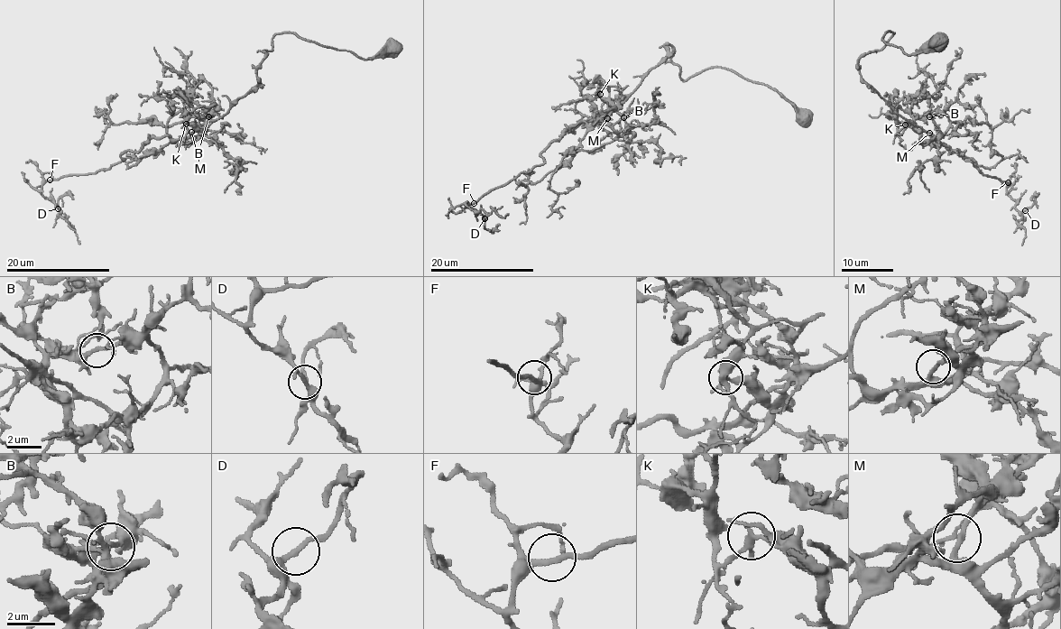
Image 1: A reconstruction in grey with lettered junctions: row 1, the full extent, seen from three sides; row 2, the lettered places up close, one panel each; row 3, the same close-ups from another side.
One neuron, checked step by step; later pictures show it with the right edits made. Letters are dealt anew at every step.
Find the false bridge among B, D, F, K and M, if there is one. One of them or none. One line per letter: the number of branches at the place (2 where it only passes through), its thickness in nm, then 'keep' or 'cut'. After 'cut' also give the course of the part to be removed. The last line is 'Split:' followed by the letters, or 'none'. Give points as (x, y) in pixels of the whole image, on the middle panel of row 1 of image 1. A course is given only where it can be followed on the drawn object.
B: branches 2; calibre 220 nm; keep
D: branches 2; calibre 200 nm; keep
F: branches 2; calibre 220 nm; keep
K: branches 2; calibre 200 nm; cut; course (599, 94), (599, 87), (622, 89), (608, 102), (599, 97), (584, 97), (568, 101), (555, 111)
M: branches 2; calibre 220 nm; keep
Split: K

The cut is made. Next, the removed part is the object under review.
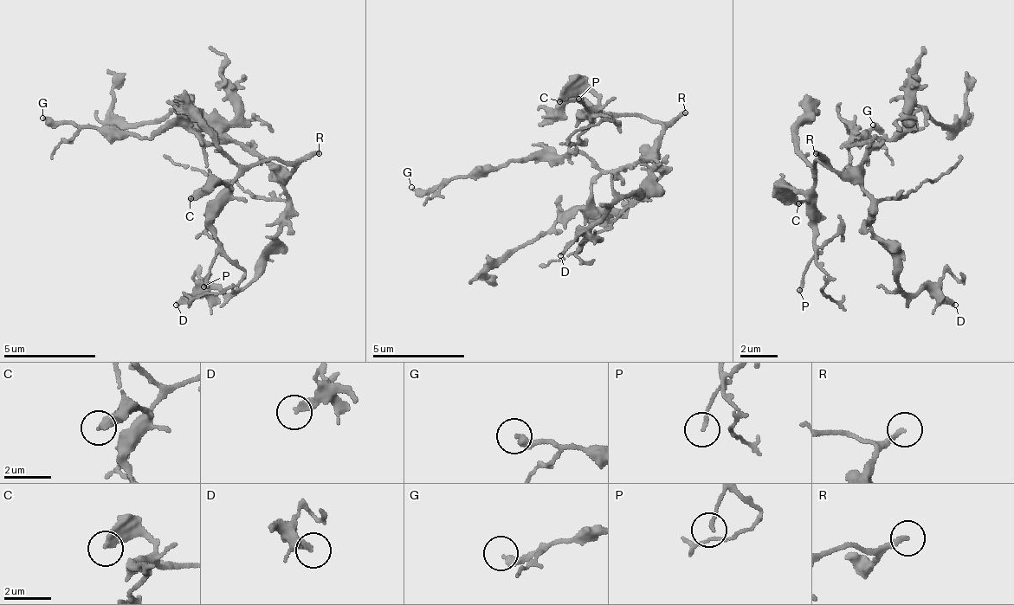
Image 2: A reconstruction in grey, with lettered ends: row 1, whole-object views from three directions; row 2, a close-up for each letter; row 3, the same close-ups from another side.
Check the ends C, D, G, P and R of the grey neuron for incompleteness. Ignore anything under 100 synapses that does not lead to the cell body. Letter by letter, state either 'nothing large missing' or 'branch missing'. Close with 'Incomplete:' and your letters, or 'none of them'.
C: nothing large missing
D: nothing large missing
G: nothing large missing
P: nothing large missing
R: branch missing
Incomplete: R

